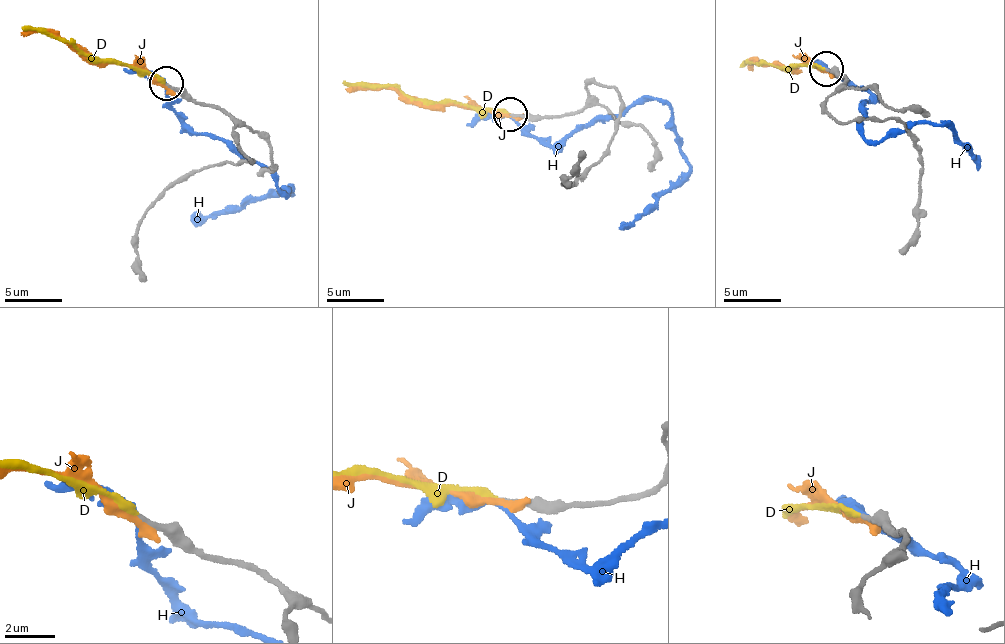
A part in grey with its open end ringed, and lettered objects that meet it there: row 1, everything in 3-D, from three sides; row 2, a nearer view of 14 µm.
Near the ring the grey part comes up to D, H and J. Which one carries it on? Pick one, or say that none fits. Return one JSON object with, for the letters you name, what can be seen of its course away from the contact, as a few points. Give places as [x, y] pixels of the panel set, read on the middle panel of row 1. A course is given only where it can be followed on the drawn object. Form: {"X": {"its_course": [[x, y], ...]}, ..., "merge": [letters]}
{"D": {"its_course": [[510, 114], [425, 101], [393, 85], [342, 80]]}, "merge": ["D"]}

